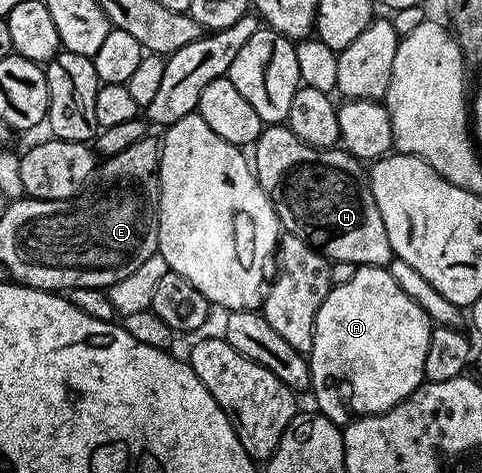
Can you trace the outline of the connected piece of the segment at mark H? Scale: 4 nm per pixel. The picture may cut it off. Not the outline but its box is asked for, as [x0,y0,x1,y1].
[254,123,394,267]

